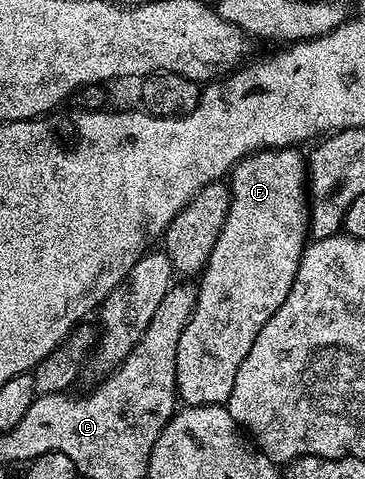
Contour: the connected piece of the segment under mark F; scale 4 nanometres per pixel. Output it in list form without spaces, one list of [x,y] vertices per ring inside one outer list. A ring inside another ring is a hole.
[[[298,148],[290,149],[261,149],[258,153],[251,153],[244,161],[239,161],[229,174],[229,188],[231,191],[231,206],[229,215],[225,215],[225,223],[221,227],[221,235],[217,235],[217,243],[213,243],[213,255],[209,255],[207,266],[203,268],[197,281],[195,306],[189,323],[185,323],[185,331],[181,331],[181,339],[177,343],[177,367],[175,368],[175,388],[177,397],[184,406],[188,405],[221,405],[227,402],[233,391],[233,379],[237,379],[237,367],[249,355],[249,347],[261,335],[261,327],[273,319],[273,311],[285,303],[285,295],[289,295],[289,287],[293,287],[293,279],[297,275],[299,261],[303,257],[303,250],[309,241],[309,165],[299,154]]]

